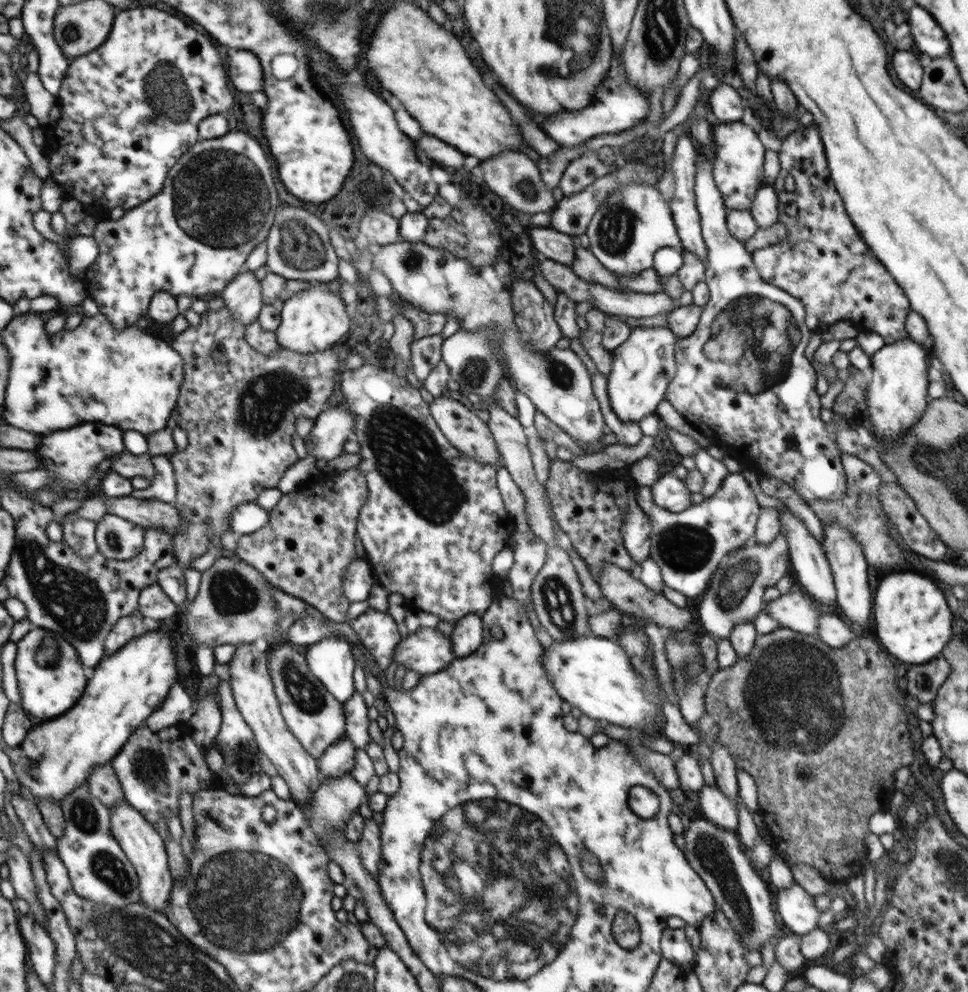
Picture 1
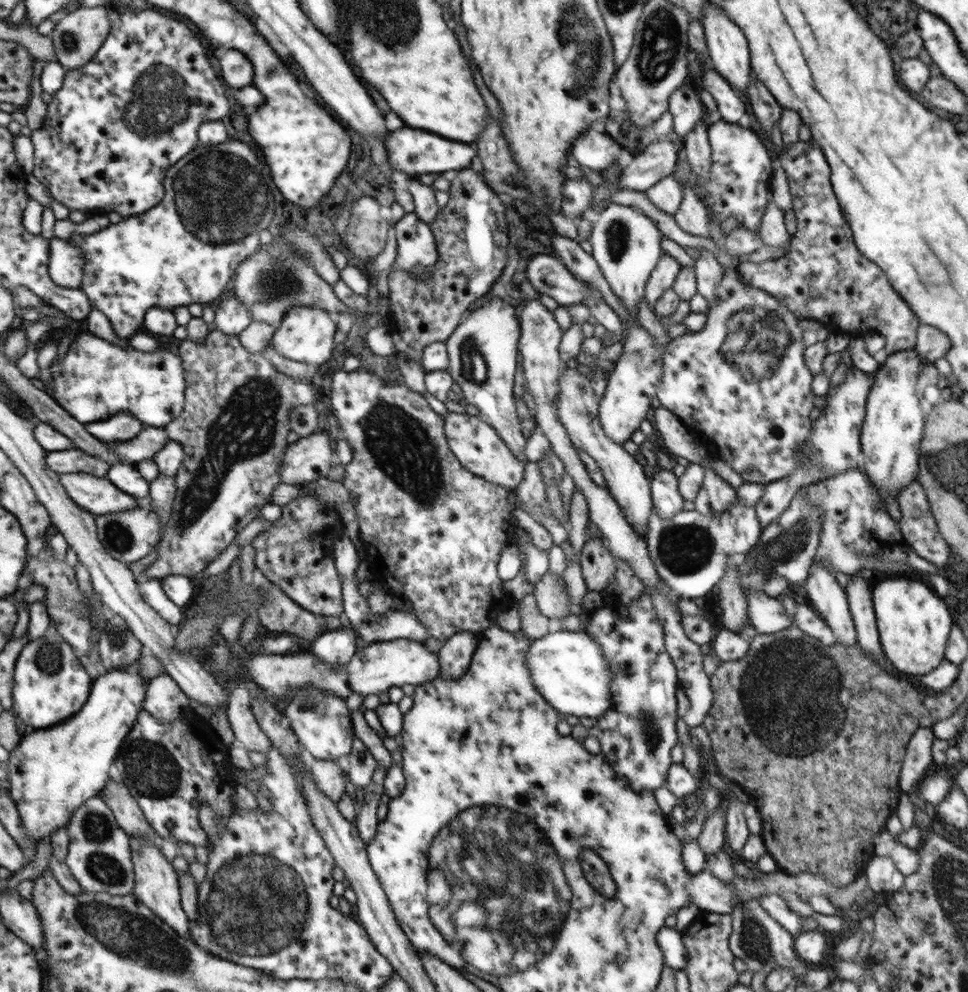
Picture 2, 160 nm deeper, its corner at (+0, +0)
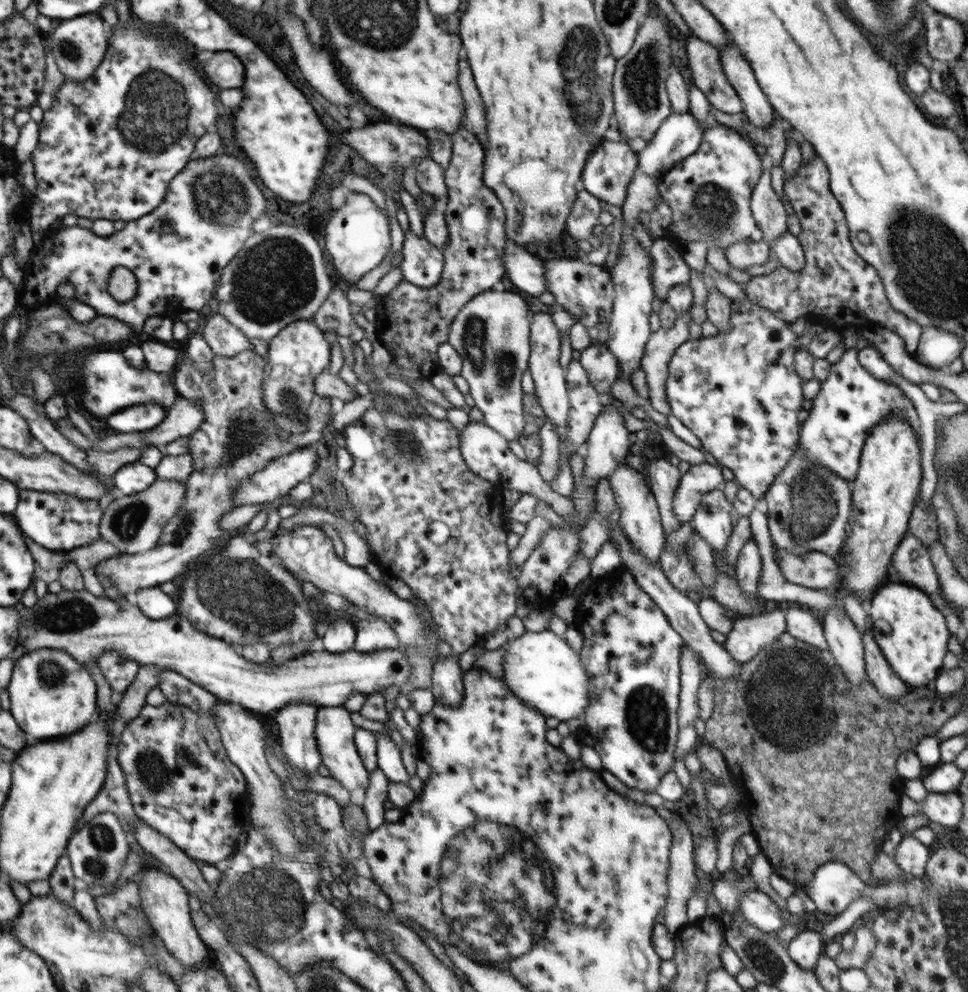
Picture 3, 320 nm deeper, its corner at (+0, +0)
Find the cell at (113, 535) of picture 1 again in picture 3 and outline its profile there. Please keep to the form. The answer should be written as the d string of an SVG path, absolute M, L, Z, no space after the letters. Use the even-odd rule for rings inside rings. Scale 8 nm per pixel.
M157 478L146 490L133 495L119 495L114 501L105 503L102 520L100 521L100 538L107 540L118 547L117 554L142 554L157 544L164 525L182 508L186 500L187 484L178 480L160 480Z

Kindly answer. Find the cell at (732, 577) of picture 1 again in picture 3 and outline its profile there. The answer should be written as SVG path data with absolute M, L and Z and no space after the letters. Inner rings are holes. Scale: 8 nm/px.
M795 449L784 472L769 486L764 501L775 556L778 551L790 551L794 555L806 554L806 552L824 552L830 557L836 556L839 560L840 549L844 546L842 540L844 540L846 526L851 516L851 492L848 489L848 481L828 470L812 468L812 466L808 468L803 452Z

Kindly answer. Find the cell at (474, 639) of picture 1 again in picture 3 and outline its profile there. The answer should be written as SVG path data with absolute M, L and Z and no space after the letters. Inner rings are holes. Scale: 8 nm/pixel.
M454 654L452 657L442 655L434 662L431 691L435 702L444 702L447 706L462 704L465 695L464 671L456 661L458 661L458 655Z

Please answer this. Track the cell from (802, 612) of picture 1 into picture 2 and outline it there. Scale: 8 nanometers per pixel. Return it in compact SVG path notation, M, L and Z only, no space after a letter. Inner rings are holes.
M748 589L745 592L749 624L768 637L769 634L794 626L793 617L786 615L781 598L772 598L762 590Z

